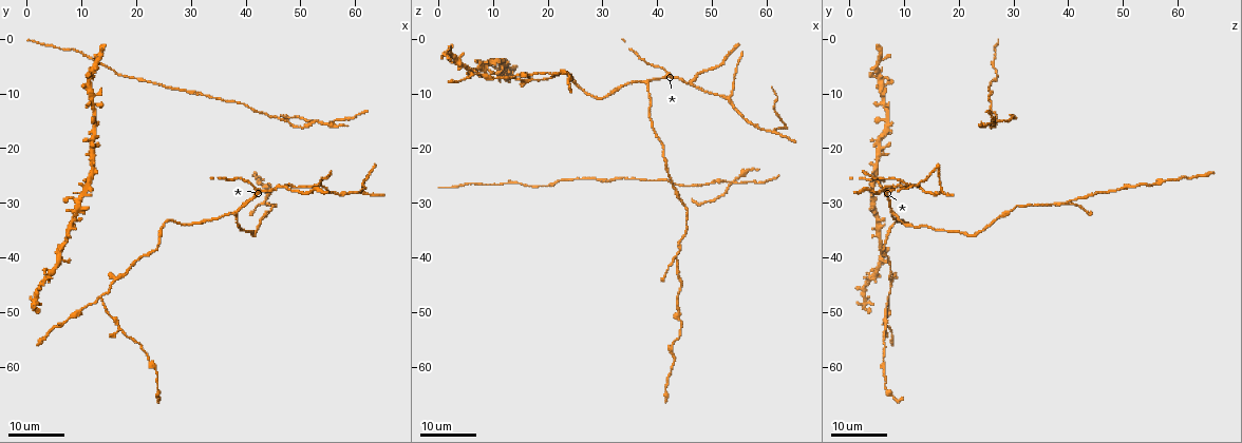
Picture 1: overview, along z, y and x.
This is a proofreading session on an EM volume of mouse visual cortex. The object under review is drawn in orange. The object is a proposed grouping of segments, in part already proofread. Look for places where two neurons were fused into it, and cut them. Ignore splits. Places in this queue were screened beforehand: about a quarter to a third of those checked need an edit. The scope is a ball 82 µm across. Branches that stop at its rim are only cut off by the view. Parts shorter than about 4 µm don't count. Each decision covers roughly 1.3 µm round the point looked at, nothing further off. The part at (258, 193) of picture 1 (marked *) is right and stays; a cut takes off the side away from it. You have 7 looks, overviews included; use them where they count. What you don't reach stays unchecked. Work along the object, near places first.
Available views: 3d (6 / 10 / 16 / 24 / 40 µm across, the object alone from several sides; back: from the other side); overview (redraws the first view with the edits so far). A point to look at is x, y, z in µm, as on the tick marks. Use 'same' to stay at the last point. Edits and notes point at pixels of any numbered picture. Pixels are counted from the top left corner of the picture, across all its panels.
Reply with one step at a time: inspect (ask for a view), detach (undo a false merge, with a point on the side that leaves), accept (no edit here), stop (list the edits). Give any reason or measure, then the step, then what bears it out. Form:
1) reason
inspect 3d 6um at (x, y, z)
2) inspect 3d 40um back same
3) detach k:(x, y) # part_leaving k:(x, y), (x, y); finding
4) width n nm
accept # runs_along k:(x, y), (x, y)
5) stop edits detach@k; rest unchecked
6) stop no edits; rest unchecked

three arms meet
inspect 3d 16um at (46.0, 27.0, 7.5)

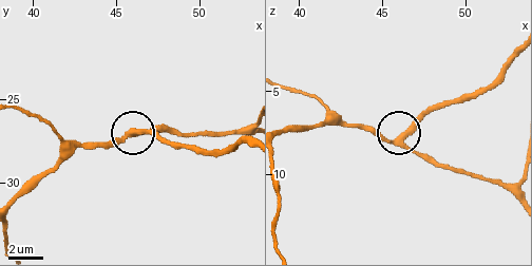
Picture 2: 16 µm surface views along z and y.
inspect 3d 6um at (46.3, 26.9, 8.0)

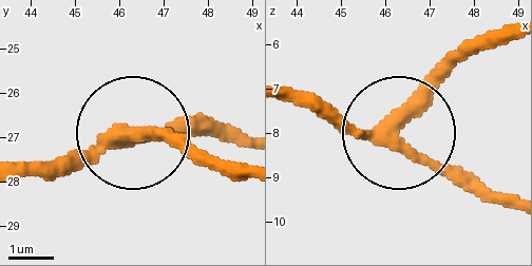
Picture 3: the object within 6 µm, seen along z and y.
arms 3
detach 3:(166, 134) # part_leaving 3:(127, 132), (248, 166); two neurons meet here

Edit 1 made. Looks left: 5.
inspect 3d 24um at (43.0, 29.5, 40.5)

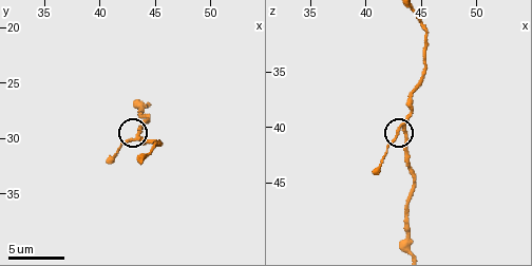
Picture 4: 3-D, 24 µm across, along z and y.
inspect 3d 6um at (43.4, 29.4, 40.0)

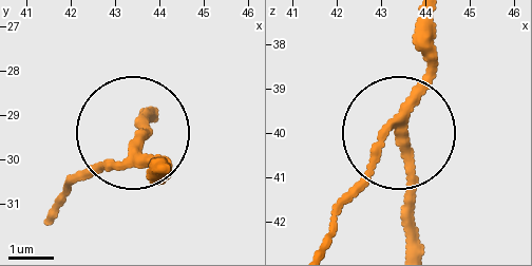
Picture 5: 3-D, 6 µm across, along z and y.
width 200 nm
accept # runs_along 5:(165, 168), (134, 141), (74, 176); one neuron here

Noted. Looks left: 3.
a fork
inspect 3d 24um at (53.0, 15.5, 26.5)

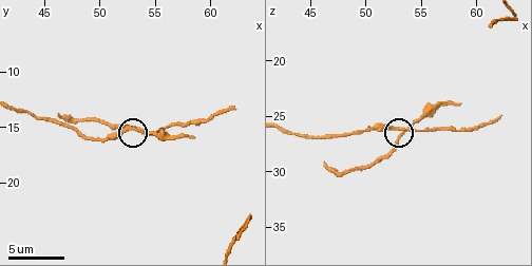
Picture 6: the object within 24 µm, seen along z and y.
inspect 3d 10um at (53.2, 15.2, 26.2)

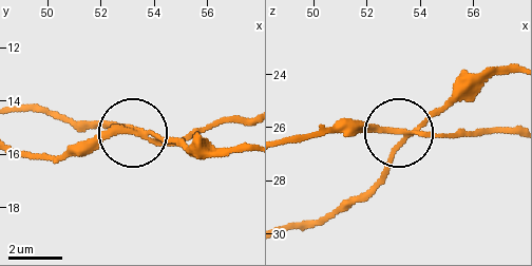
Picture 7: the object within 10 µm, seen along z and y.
detach 7:(387, 163) # part_leaving 7:(414, 132), (373, 185), (325, 214), (284, 226); a second neuron is stuck on

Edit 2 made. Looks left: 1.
stop edits detach@3, detach@7; rest unchecked

